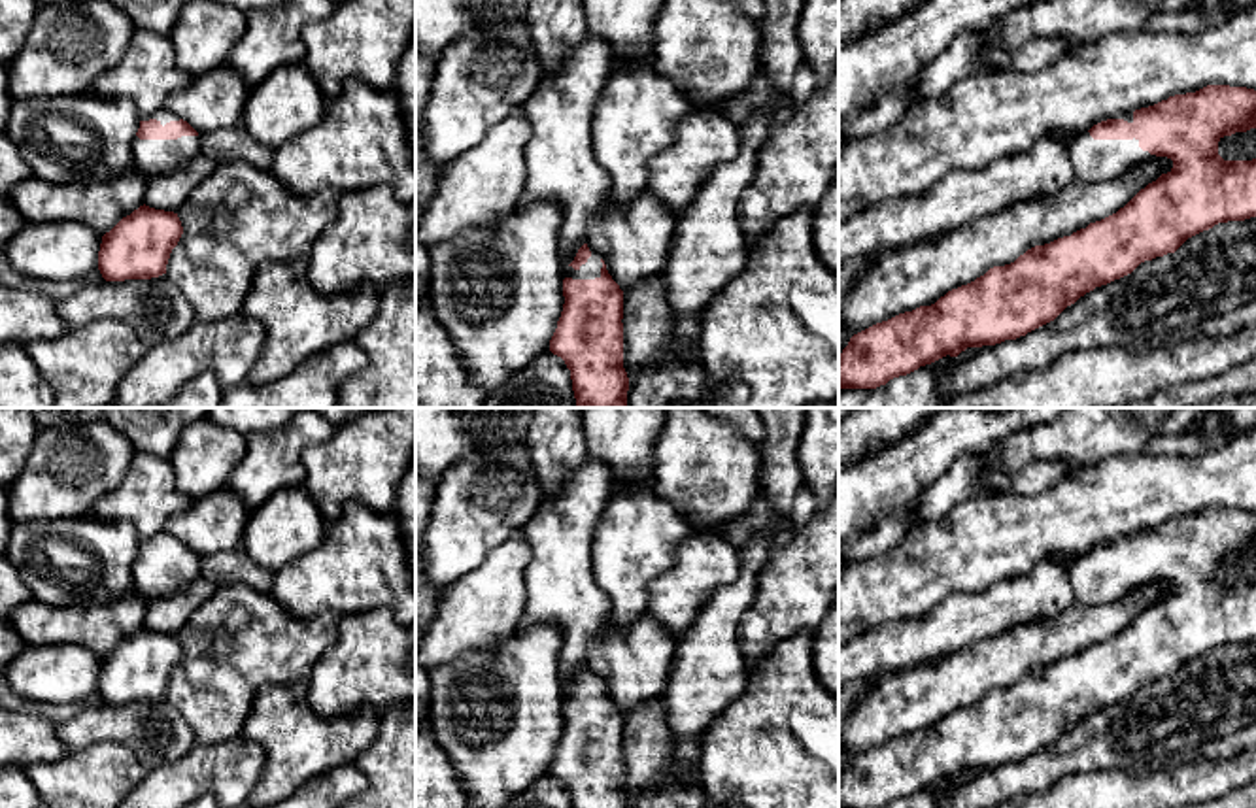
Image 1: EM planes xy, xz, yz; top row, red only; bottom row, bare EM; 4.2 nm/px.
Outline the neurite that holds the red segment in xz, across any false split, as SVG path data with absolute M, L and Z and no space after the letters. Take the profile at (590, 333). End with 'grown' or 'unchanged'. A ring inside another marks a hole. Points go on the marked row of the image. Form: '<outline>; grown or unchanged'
M587 244L578 249L563 278L565 304L550 351L570 370L576 408L627 408L625 293Z; grown

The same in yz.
M1207 85L1196 93L1169 96L1148 108L1118 113L1077 134L1069 147L1077 181L1107 183L1120 177L1129 168L1158 157L1171 159L1173 168L1141 189L1116 213L1090 223L1071 236L1035 245L1014 262L993 266L975 281L948 291L931 306L920 306L912 311L899 313L854 334L839 355L839 389L876 389L893 378L907 376L946 355L958 357L967 347L995 345L1005 340L1026 336L1054 321L1067 306L1075 304L1095 287L1131 274L1145 261L1175 253L1188 238L1218 223L1256 217L1256 159L1224 160L1218 155L1218 142L1224 136L1247 132L1250 128L1256 128L1256 91L1247 87Z; grown

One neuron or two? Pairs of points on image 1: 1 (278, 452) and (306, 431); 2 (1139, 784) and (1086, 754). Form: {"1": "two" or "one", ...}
{"1": "one", "2": "two"}

